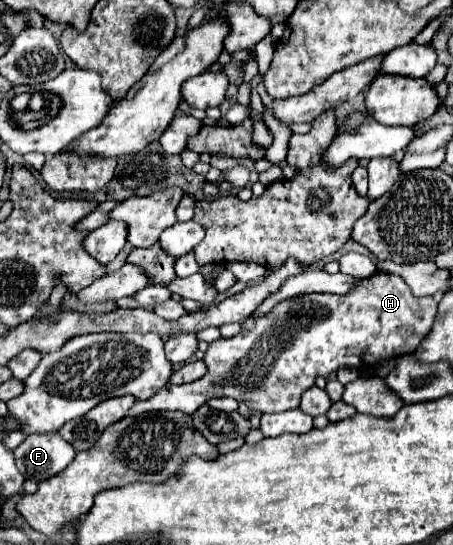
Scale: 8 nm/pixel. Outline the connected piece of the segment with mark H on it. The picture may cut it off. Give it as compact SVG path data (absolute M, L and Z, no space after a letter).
M377 272L375 276L361 280L347 294L307 294L297 296L295 300L285 300L277 304L263 320L247 320L243 324L243 332L235 338L219 338L209 344L203 362L207 364L207 374L191 384L173 386L167 384L159 396L153 396L147 402L135 402L127 416L139 416L151 410L181 410L193 414L201 404L209 398L229 396L237 402L245 402L251 410L265 412L285 412L299 408L301 394L315 384L317 376L327 378L329 372L337 372L341 368L371 368L381 360L391 360L403 354L411 354L423 340L423 336L431 330L431 324L437 314L437 302L433 296L417 298L411 288L395 276Z

